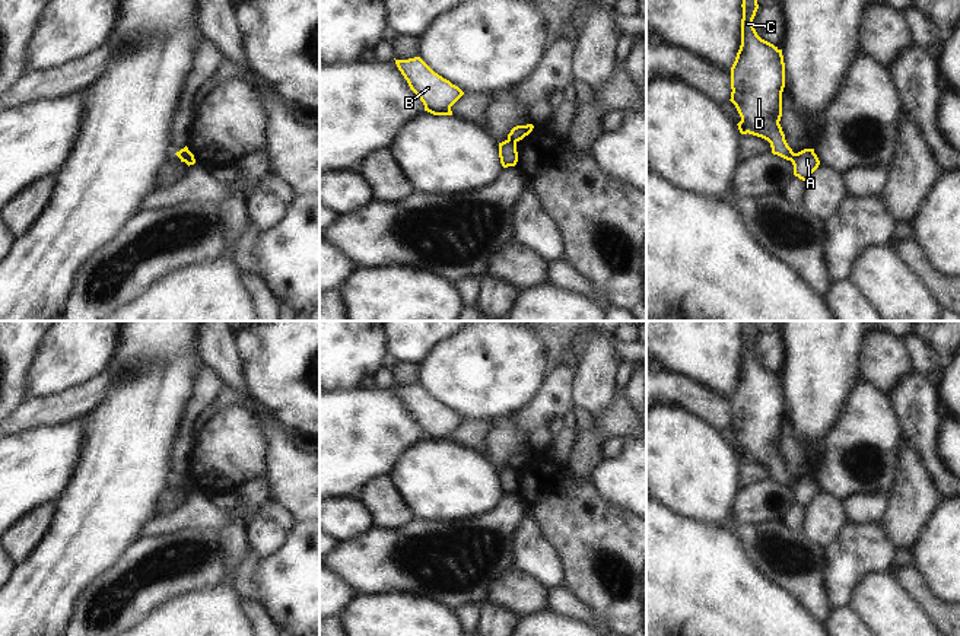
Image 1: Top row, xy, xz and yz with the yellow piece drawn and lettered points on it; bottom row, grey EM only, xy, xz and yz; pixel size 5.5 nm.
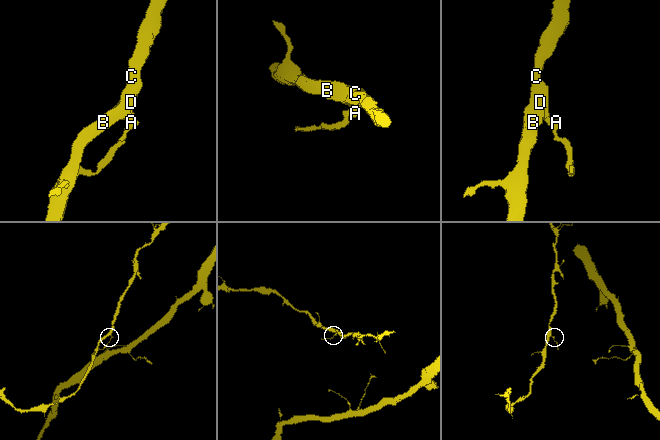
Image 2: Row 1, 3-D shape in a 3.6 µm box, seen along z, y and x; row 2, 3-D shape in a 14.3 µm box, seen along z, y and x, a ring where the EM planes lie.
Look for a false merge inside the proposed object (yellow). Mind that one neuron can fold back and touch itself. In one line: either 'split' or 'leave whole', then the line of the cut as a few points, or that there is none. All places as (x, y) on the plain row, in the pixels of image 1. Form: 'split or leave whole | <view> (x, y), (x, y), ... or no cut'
split | xz (508, 464), (515, 470)

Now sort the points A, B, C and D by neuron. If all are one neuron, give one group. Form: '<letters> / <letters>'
A / B C D

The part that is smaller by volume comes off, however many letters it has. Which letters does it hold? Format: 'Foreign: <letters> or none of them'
Foreign: A

